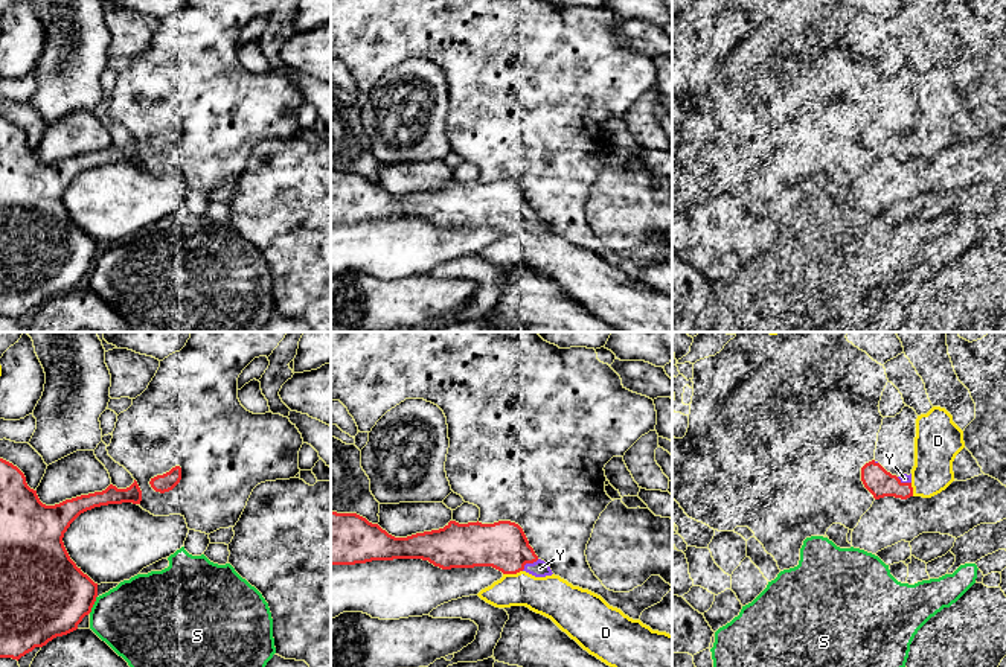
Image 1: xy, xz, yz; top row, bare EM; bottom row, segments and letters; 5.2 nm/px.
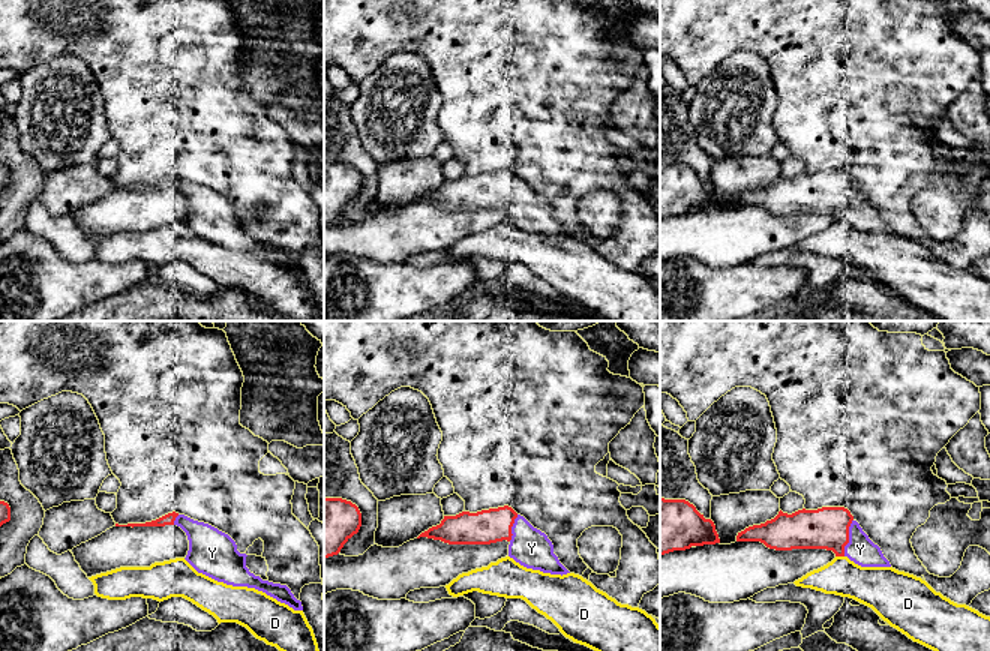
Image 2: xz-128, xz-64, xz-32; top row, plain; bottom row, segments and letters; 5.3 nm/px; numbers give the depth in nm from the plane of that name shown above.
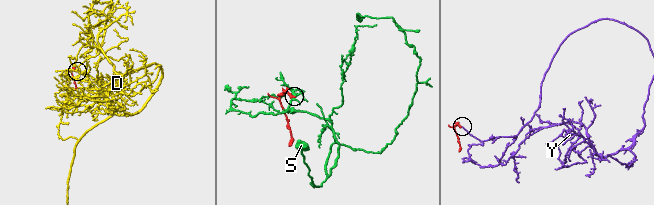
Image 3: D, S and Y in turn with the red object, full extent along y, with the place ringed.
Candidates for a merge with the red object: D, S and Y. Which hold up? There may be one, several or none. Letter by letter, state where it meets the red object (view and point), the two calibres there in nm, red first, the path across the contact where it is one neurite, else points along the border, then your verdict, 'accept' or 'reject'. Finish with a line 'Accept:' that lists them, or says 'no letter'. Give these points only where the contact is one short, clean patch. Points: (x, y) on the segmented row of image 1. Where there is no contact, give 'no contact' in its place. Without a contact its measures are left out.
D: contact xz (512, 573); calibres 260 and 220 nm; reject
S: contact xy (92, 605); calibres 440 and 400 nm; border xy (96, 596), (89, 612); reject
Y: contact xz (529, 562); calibres 260 and 90 nm; accept
Accept: Y

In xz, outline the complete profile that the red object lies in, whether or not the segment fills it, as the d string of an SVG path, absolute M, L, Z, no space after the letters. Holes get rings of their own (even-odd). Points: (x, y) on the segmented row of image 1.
M331 510L331 566L393 559L422 559L442 570L492 566L503 574L553 574L535 554L523 528L511 521L450 521L439 530L395 538L357 513Z

